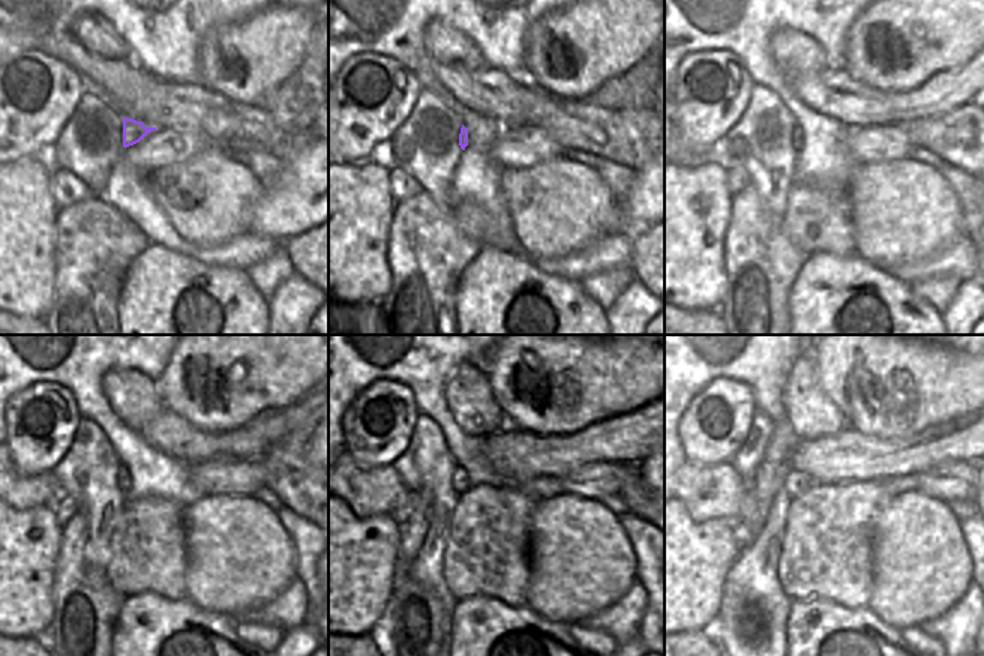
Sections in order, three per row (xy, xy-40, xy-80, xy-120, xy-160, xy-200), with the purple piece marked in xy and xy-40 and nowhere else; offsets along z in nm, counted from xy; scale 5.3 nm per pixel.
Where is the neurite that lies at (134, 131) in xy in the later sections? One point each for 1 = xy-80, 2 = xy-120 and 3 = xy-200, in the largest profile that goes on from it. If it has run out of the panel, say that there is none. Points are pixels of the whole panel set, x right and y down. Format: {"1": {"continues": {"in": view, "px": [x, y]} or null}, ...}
{"1": {"continues": {"in": "xy-80", "px": [797, 135]}}, "2": {"continues": {"in": "xy-120", "px": [123, 478]}}, "3": {"continues": {"in": "xy-200", "px": [795, 484]}}}

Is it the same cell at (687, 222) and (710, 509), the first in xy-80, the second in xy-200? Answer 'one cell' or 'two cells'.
two cells

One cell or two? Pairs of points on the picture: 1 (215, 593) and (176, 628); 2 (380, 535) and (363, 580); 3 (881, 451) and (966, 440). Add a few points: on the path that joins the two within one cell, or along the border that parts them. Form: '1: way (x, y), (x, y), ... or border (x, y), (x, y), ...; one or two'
1: border (186, 598), (203, 610), (228, 616), (233, 620); two
2: way (369, 545), (363, 551), (363, 569); one
3: way (902, 451), (924, 451), (945, 443); one

